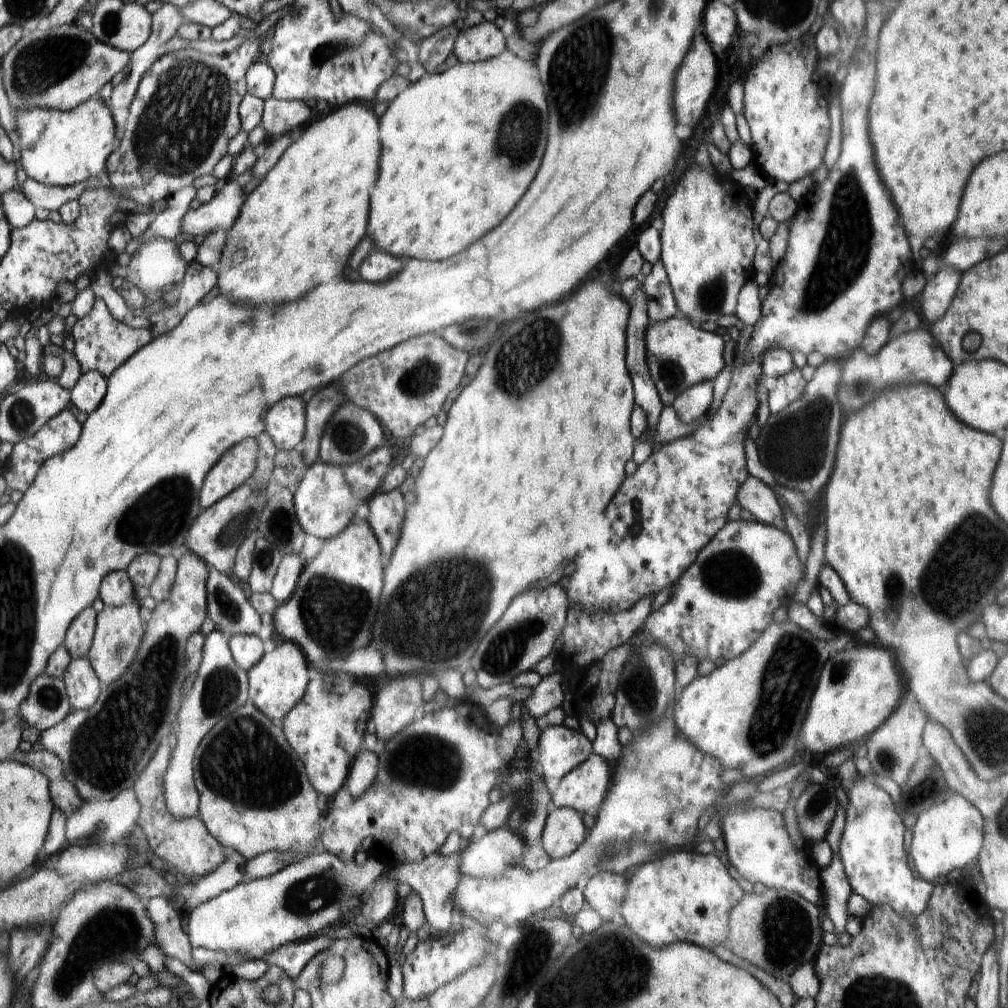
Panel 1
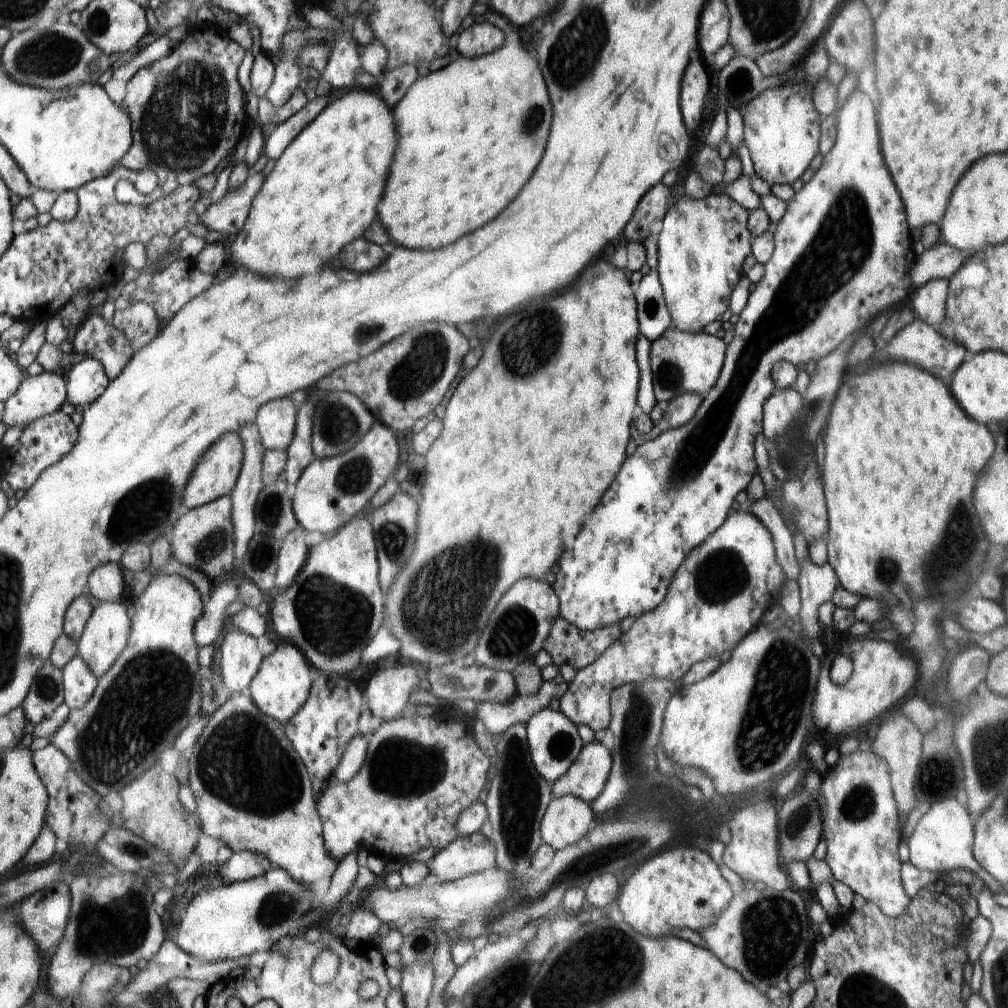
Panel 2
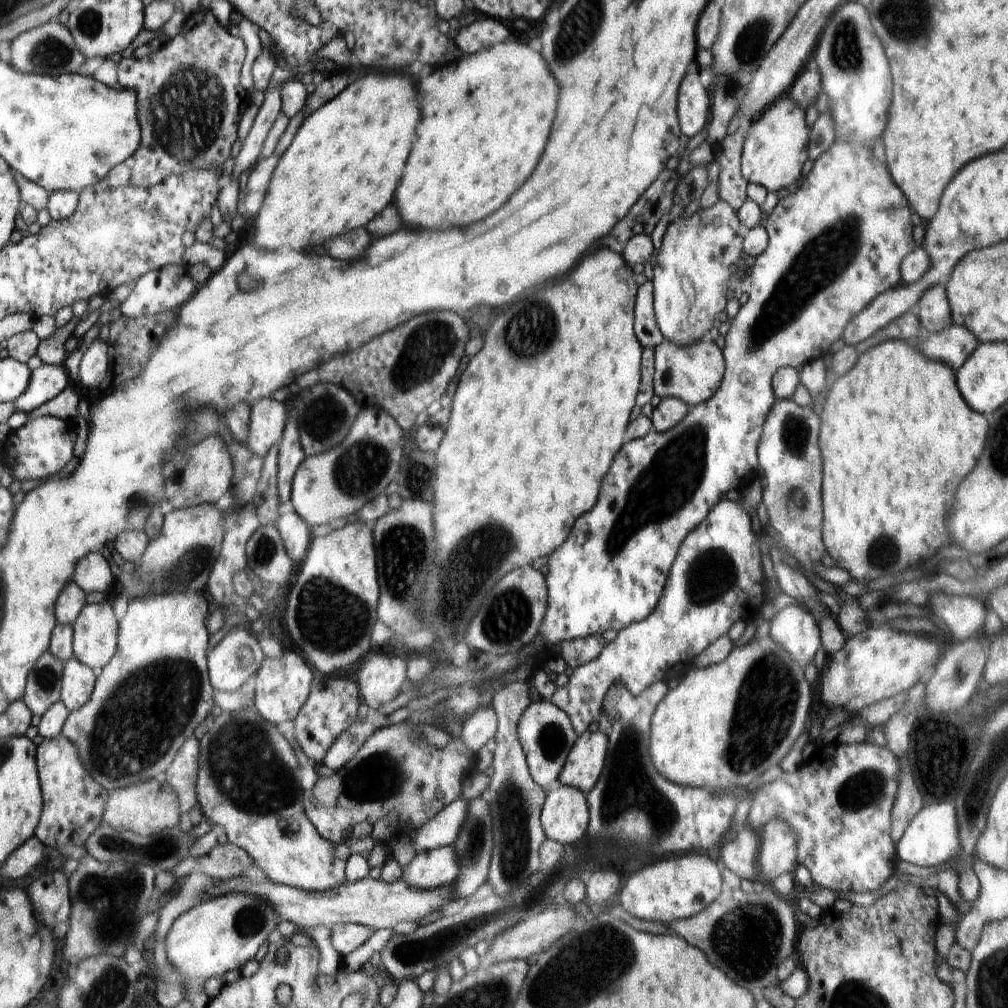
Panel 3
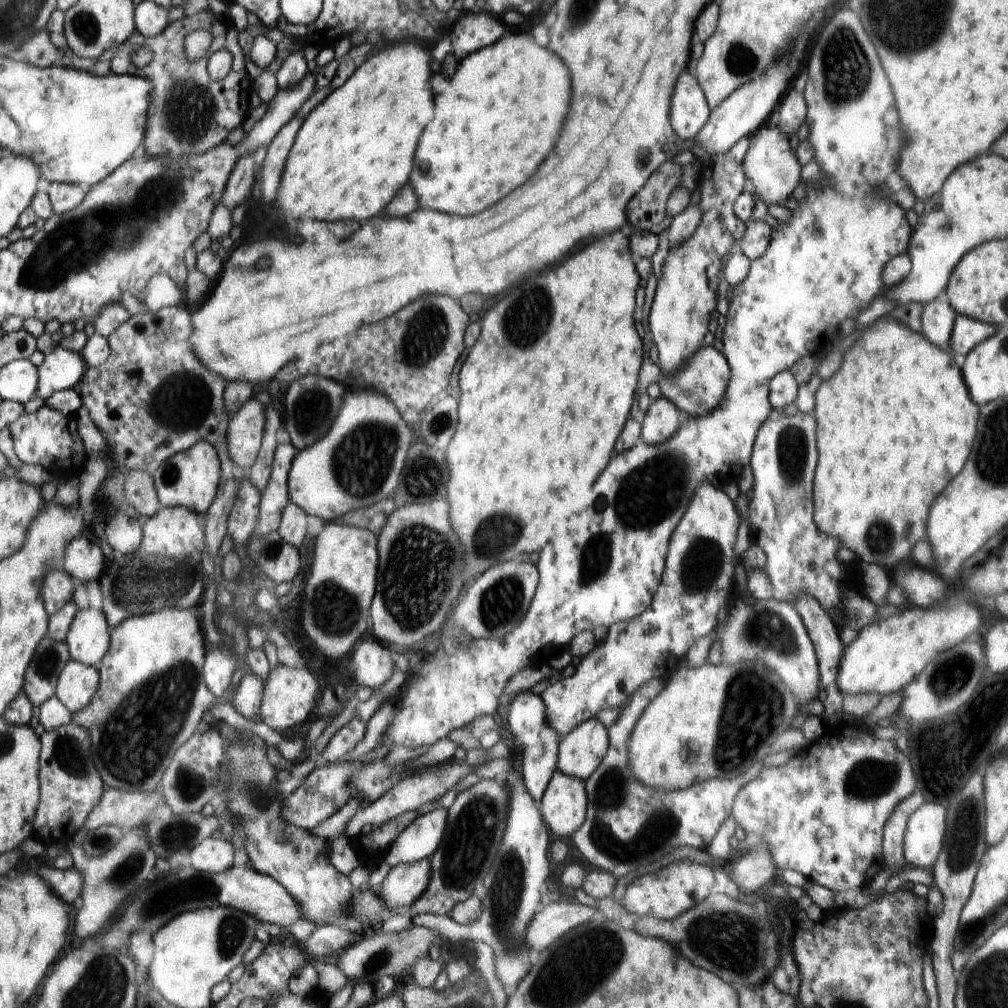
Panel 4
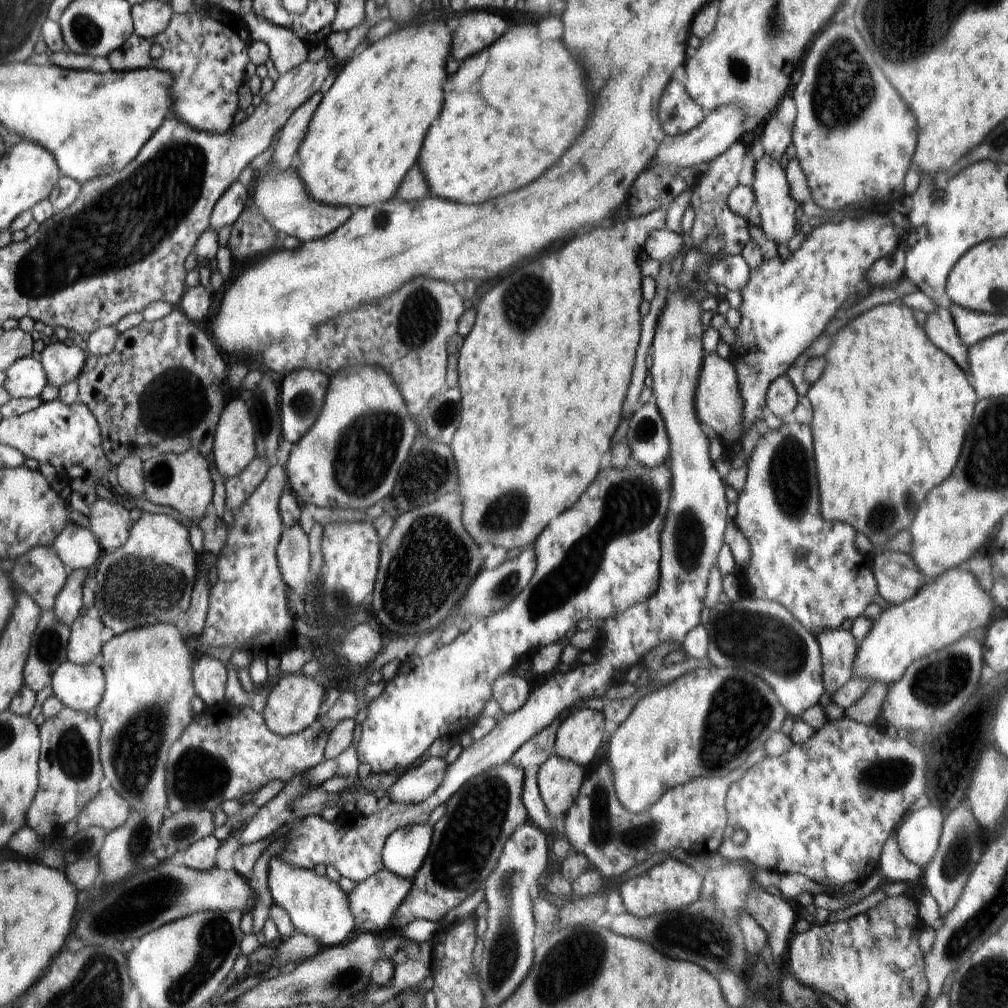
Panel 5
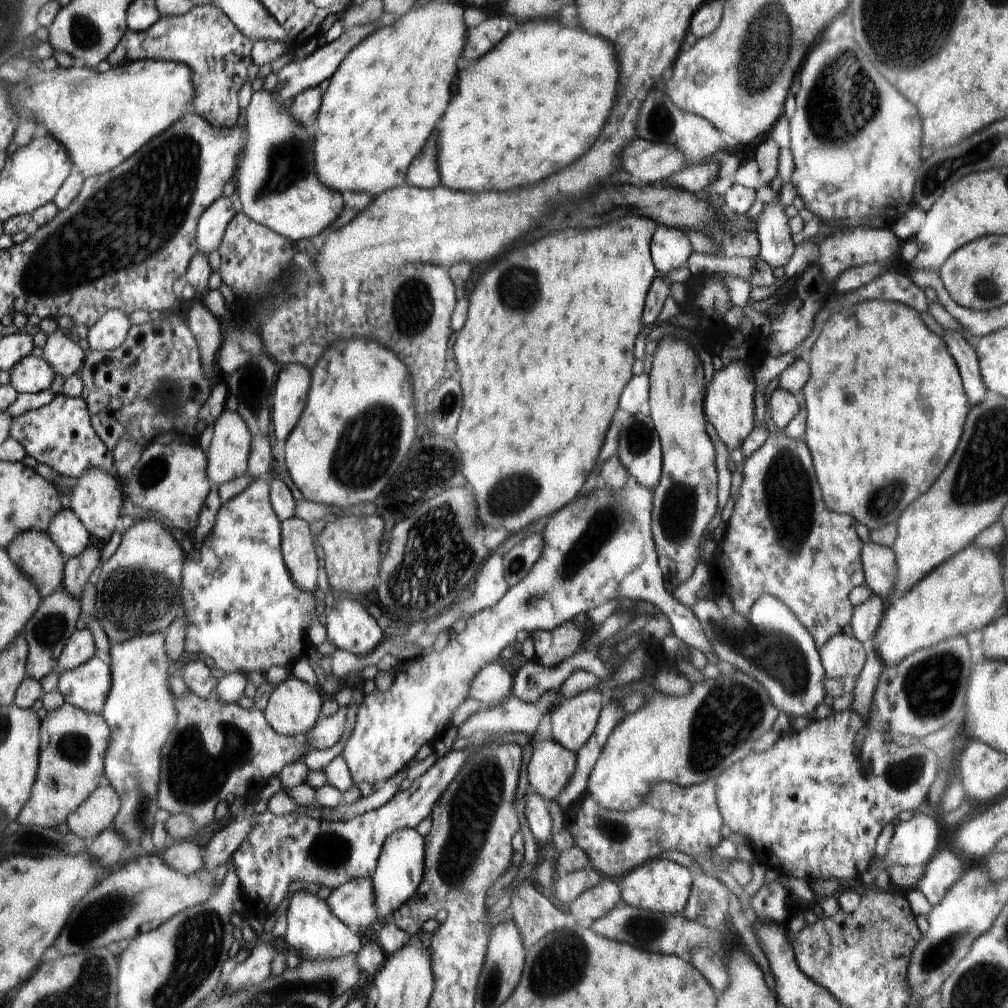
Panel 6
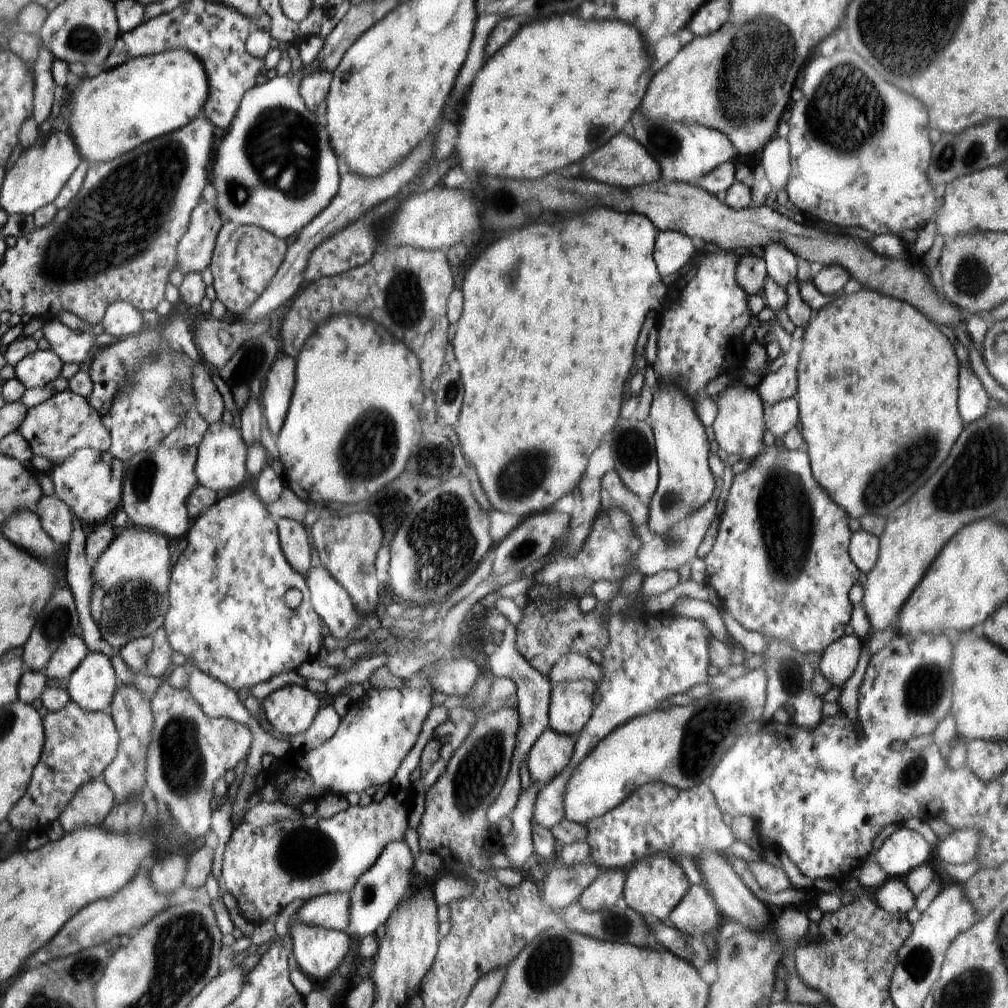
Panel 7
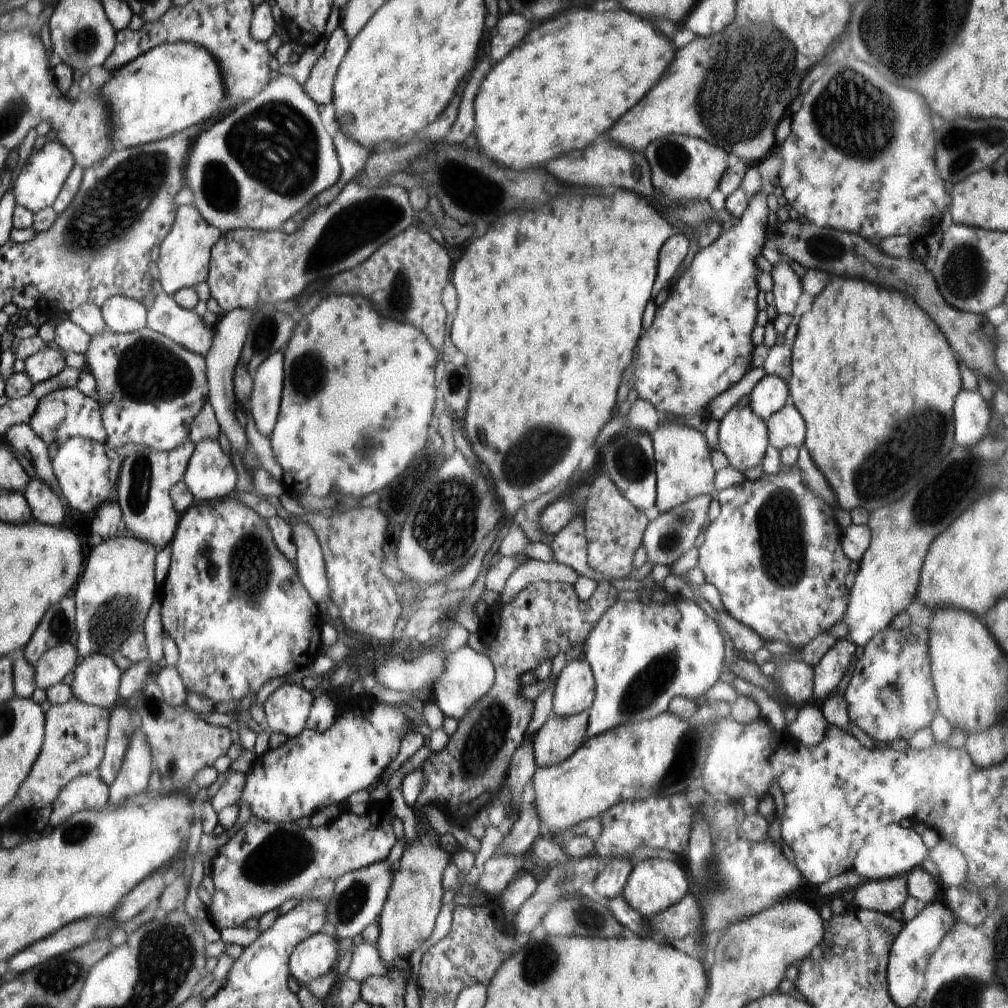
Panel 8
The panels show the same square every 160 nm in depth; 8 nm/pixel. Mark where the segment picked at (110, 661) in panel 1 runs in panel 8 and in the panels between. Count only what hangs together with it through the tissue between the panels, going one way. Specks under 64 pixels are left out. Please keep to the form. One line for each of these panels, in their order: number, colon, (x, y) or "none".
2: (106, 634)
3: (95, 632)
4: (86, 640)
5: (84, 646)
6: (80, 647)
7: (72, 652)
8: (59, 661)

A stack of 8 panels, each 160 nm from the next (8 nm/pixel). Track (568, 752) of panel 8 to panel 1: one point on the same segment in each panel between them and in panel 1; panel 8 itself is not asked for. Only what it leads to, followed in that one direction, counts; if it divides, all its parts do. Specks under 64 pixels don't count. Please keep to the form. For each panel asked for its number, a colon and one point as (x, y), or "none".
1: (564, 831)
2: (567, 819)
3: (565, 814)
4: (563, 806)
5: (559, 780)
6: (551, 766)
7: (552, 752)

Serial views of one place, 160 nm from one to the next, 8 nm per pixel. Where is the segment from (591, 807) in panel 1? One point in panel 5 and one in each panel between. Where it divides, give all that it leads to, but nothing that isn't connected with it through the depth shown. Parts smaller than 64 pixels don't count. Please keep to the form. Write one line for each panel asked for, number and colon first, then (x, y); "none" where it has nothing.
2: (587, 776)
3: (582, 769)
4: (580, 752)
5: (579, 738)

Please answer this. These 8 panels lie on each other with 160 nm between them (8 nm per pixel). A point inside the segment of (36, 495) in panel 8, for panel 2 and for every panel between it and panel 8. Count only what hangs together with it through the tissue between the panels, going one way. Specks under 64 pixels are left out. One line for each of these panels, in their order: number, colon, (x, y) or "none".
2: (107, 585)
3: (94, 576)
4: (83, 561)
5: (76, 546)
6: (67, 532)
7: (56, 520)

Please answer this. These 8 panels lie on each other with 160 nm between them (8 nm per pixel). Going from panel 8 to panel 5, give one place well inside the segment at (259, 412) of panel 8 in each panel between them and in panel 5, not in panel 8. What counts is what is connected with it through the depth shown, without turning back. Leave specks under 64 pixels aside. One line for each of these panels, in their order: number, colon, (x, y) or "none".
5: (301, 395)
6: (291, 388)
7: (276, 396)

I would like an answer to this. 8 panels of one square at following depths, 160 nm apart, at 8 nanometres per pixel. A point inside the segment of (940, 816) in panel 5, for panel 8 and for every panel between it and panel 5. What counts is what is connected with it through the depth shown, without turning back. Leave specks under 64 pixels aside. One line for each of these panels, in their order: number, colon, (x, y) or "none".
6: (914, 842)
7: (901, 849)
8: (894, 850)

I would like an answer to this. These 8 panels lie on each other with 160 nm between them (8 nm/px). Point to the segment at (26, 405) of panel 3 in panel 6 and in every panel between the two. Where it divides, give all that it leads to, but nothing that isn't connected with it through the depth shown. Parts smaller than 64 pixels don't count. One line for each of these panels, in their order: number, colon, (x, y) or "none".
4: (62, 369)
5: (63, 362)
6: (66, 357)

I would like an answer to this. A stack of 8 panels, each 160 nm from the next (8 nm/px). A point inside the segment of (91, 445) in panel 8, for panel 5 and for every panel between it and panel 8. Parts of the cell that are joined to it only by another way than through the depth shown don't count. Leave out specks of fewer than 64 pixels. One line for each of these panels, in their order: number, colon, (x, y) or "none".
5: (110, 523)
6: (96, 500)
7: (89, 482)

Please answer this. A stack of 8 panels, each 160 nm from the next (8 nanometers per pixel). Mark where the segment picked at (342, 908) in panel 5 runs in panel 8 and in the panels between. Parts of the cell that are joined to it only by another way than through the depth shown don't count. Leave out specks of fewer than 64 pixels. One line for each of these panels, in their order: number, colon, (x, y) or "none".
6: (313, 931)
7: (318, 951)
8: (312, 958)

